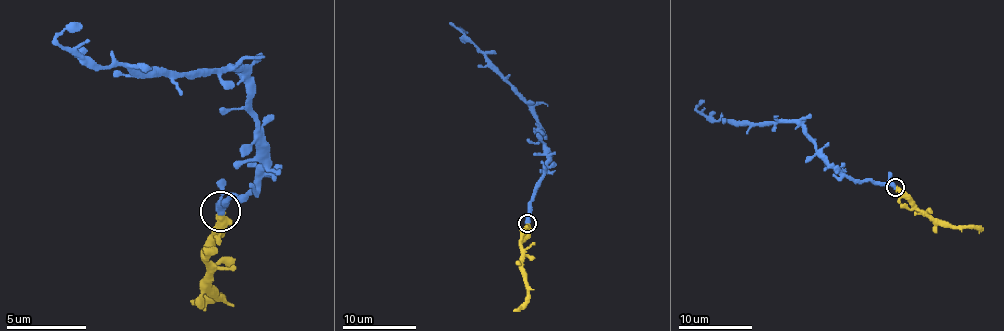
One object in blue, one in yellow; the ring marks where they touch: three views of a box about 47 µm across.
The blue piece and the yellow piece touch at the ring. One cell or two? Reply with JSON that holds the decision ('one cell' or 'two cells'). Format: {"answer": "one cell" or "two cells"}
{"answer": "one cell"}

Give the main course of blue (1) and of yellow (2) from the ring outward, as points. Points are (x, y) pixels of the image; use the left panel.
1: (219, 212), (235, 196), (255, 184), (263, 136), (251, 108), (247, 76), (87, 68), (59, 40), (83, 24)
2: (219, 212), (219, 240), (207, 260), (207, 284), (219, 296), (191, 304)

